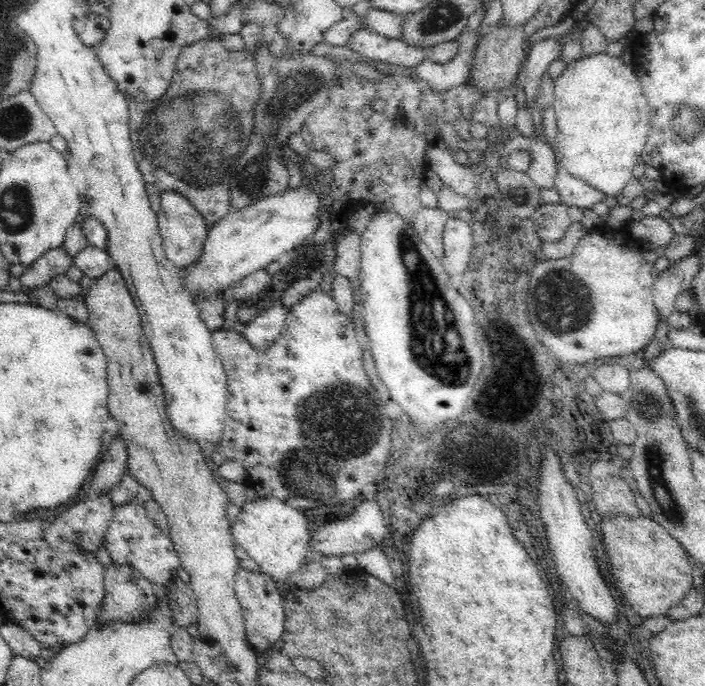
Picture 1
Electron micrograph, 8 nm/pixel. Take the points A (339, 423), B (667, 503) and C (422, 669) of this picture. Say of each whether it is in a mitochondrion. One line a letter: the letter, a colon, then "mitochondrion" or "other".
A: mitochondrion
B: mitochondrion
C: other

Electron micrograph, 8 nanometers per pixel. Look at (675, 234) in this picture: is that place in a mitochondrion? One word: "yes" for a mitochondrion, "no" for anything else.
no

